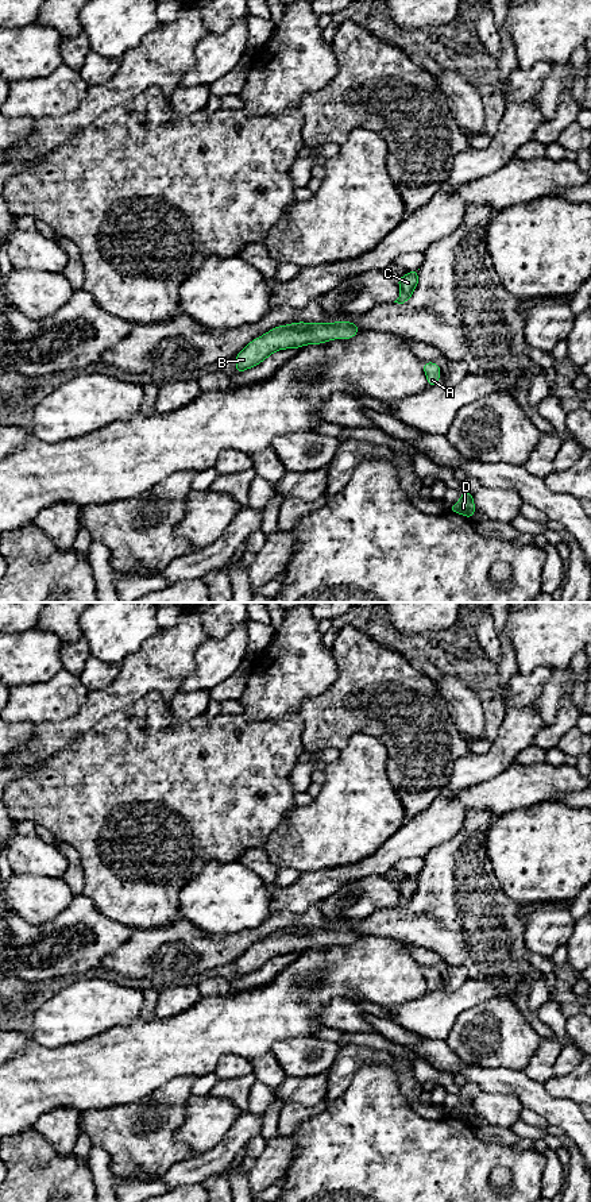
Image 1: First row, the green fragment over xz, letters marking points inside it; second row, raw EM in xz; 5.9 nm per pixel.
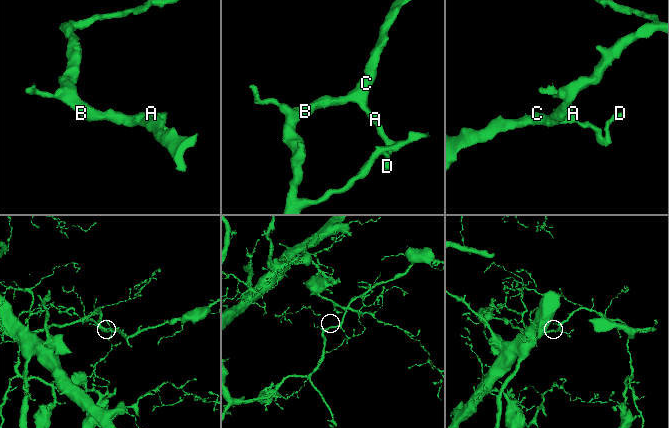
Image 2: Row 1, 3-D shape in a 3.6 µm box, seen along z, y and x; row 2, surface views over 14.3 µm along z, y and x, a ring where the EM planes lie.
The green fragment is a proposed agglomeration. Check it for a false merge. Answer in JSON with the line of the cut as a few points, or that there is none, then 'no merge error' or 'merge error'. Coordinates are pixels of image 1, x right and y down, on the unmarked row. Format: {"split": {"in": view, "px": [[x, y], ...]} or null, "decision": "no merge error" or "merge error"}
{"split": null, "decision": "no merge error"}

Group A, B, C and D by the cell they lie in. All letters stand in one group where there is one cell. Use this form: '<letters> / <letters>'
A B C D

